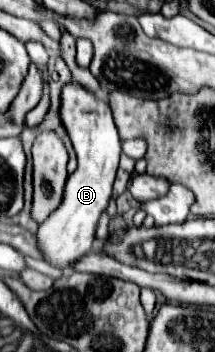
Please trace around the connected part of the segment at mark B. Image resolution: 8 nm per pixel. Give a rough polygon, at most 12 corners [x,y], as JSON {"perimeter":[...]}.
{"perimeter":[[63,87],[61,119],[79,165],[39,225],[47,263],[93,245],[111,201],[121,139],[109,105]]}

